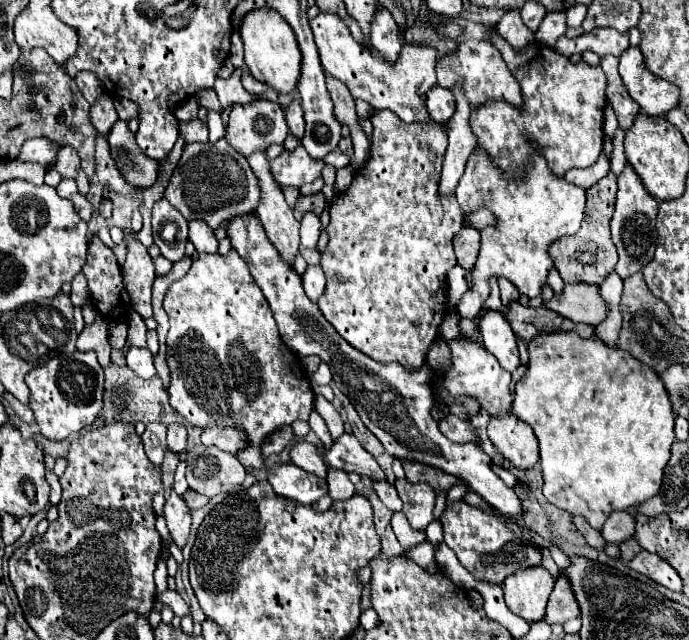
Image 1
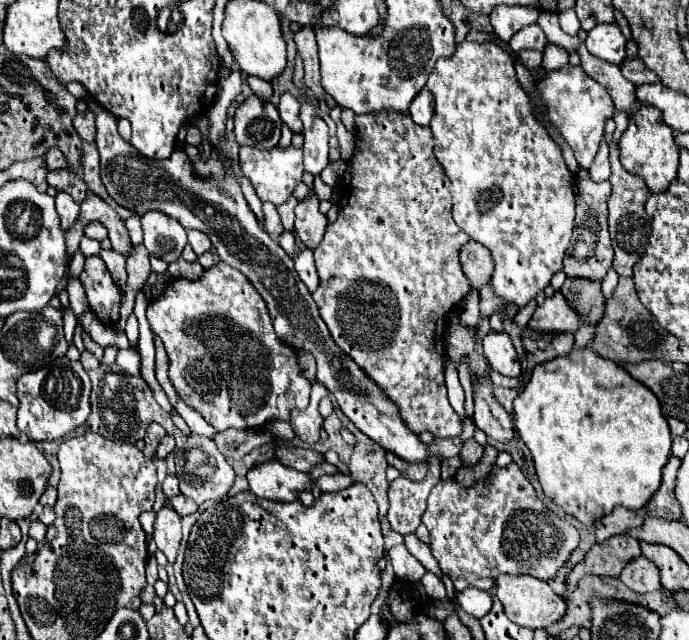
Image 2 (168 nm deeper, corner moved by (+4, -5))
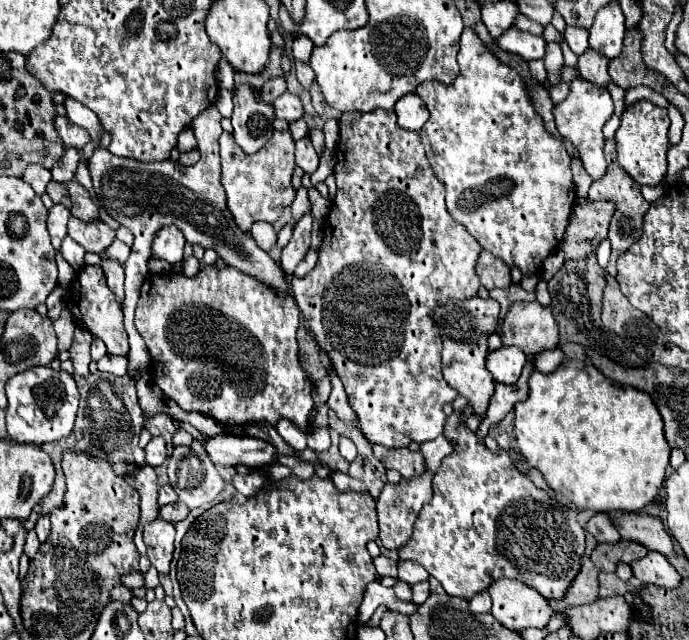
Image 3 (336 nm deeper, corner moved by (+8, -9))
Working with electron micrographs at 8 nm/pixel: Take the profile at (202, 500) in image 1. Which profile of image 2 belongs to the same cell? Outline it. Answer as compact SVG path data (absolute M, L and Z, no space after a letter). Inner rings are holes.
M179 494L179 496L171 498L169 502L171 502L171 508L173 508L179 516L187 516L187 514L197 512L197 504L195 504L191 498L183 496L183 494Z

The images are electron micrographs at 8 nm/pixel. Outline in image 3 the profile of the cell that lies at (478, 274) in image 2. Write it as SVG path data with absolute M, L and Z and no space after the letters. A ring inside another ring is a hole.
M481 252L477 270L479 270L481 284L483 284L487 290L511 286L511 274L509 274L507 264L503 264L503 260L491 256L489 252Z

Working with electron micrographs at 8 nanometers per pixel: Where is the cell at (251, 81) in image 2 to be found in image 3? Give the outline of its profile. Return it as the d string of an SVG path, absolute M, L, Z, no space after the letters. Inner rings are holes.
M271 78L271 80L267 80L265 84L263 84L263 88L261 88L261 94L263 94L263 100L267 102L267 104L271 104L275 98L279 98L283 92L287 90L287 82L285 82L285 78Z

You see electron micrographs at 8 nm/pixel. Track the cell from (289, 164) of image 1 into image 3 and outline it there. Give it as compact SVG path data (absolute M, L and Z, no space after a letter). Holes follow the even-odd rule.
M275 130L271 140L261 148L257 154L245 154L237 142L233 140L233 134L223 132L219 138L221 146L221 184L227 194L227 208L237 222L237 226L249 234L253 222L265 220L265 222L275 222L287 206L295 200L295 188L291 186L291 176L295 168L295 146L293 146L291 132L279 132Z

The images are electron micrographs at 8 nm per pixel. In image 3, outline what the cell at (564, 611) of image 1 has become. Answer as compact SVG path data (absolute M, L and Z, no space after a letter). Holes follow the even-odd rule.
M621 539L617 543L599 544L595 548L595 552L591 554L591 560L601 572L613 572L617 562L629 564L633 560L637 560L637 558L643 558L647 552L649 550L643 544Z

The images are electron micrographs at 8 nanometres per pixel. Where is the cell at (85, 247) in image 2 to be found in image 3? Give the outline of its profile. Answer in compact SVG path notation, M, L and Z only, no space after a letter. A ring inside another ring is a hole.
M67 236L67 238L63 240L63 244L61 244L61 254L63 254L63 258L71 264L73 270L83 268L83 254L85 254L85 250L83 250L71 236Z

